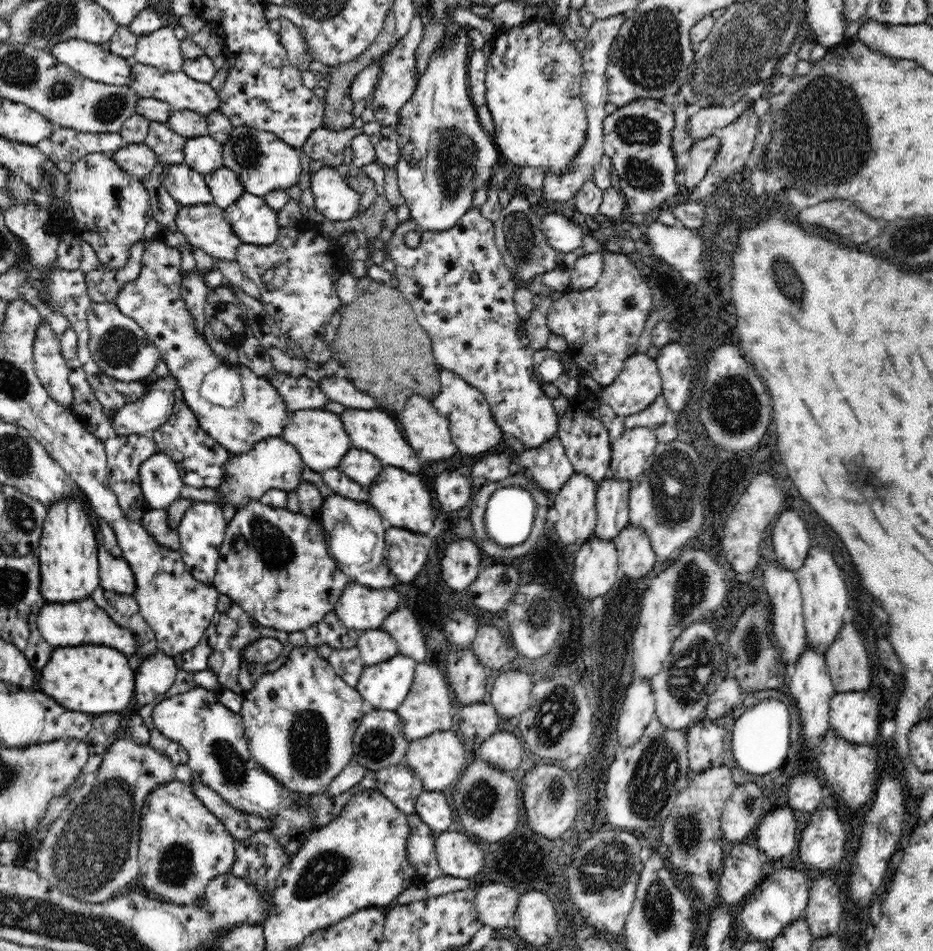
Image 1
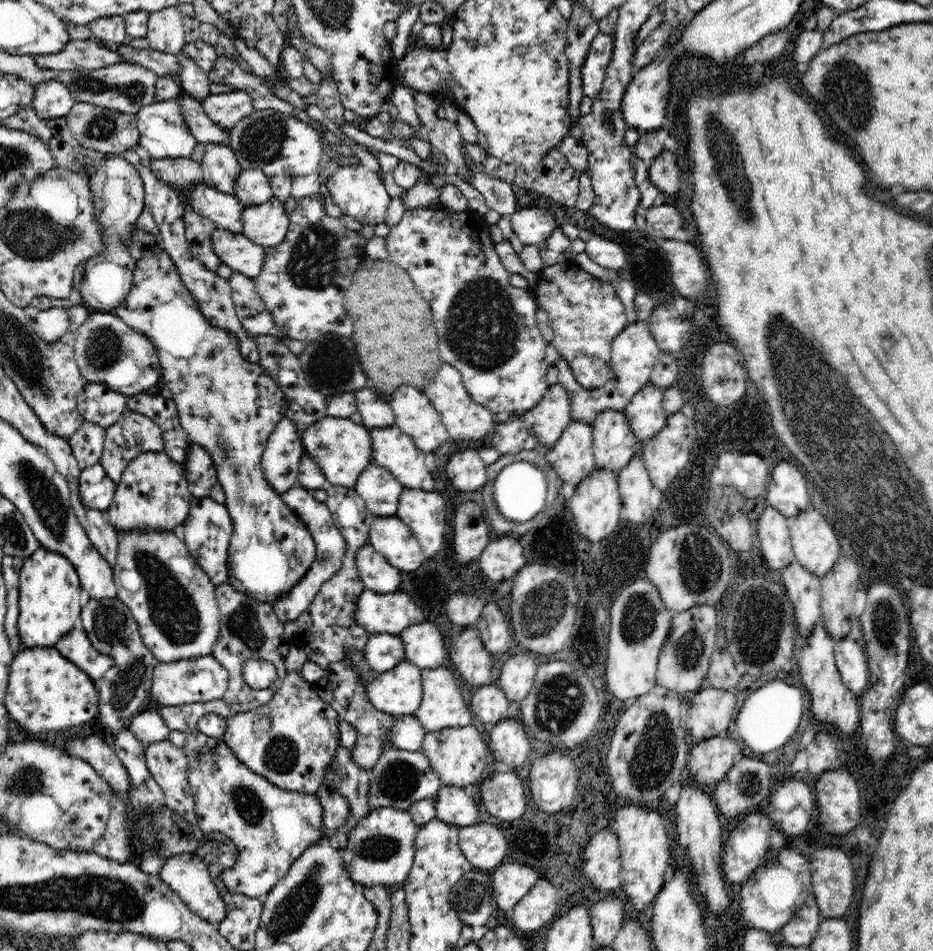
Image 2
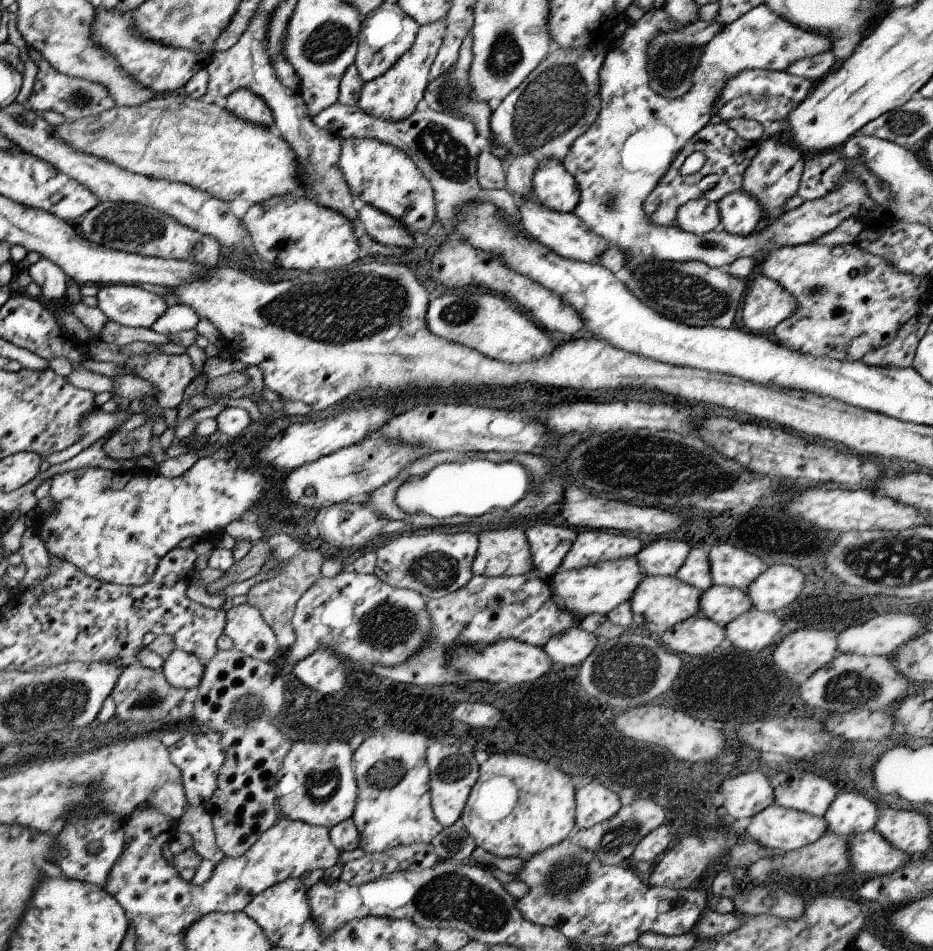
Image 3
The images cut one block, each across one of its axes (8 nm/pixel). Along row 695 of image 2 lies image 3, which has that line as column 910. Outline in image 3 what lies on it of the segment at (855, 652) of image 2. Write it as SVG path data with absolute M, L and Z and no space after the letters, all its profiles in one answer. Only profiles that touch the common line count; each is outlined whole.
M875 828L863 834L849 836L851 850L849 860L851 866L861 874L873 876L889 876L911 860L911 856L899 848L895 848L889 840L885 840Z

